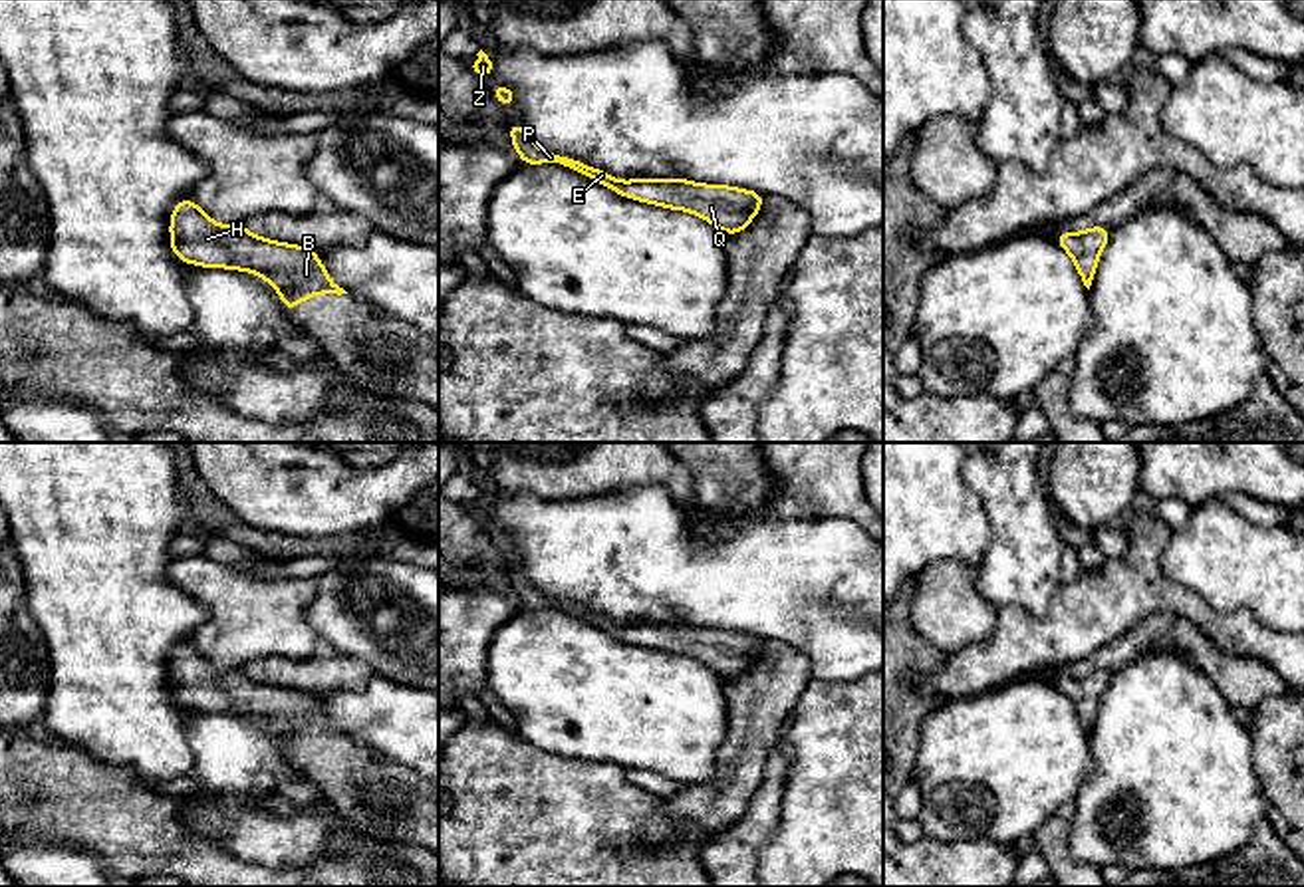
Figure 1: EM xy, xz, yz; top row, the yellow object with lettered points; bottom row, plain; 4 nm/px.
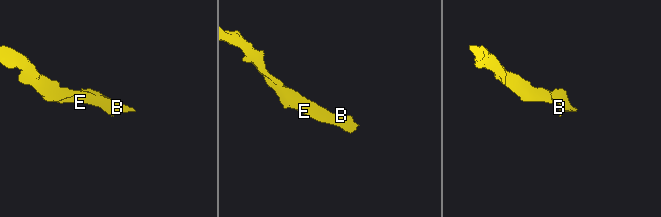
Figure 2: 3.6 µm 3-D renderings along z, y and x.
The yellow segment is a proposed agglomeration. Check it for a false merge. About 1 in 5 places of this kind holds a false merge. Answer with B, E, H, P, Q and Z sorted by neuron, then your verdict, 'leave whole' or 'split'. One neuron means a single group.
B E H P Q Z | leave whole

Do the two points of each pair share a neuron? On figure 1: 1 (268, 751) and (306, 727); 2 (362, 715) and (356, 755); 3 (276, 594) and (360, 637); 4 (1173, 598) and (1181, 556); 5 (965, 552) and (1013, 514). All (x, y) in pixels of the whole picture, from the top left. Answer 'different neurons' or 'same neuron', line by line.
1: different neurons
2: different neurons
3: different neurons
4: different neurons
5: different neurons

